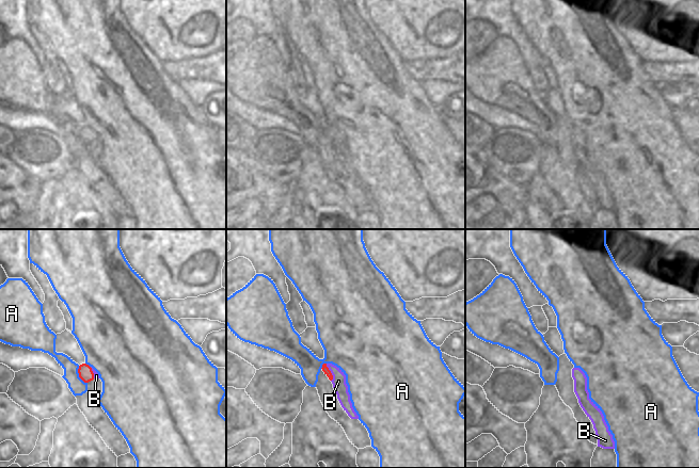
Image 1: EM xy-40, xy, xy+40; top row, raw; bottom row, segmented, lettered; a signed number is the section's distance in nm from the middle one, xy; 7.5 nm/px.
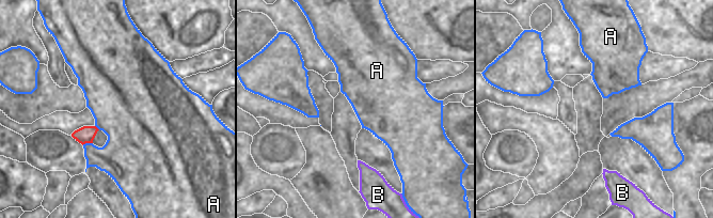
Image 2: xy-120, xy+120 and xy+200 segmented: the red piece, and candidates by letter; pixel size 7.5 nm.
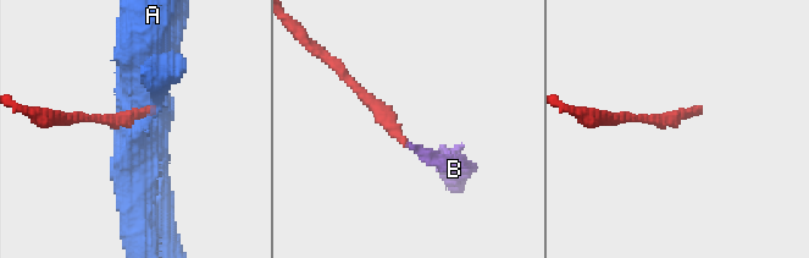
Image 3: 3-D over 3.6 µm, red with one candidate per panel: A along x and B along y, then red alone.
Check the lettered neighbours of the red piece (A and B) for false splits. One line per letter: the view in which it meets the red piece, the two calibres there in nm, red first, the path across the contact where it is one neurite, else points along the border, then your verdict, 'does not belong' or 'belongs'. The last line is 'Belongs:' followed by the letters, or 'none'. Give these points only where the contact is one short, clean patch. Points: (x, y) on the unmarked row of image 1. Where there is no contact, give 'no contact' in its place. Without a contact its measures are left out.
A: meets red in xy-40; 110 nm thick on the red side, 120 nm on the other; border along xy-40 (78, 127), (78, 136), (86, 144); does not belong
B: meets red in xy; 50 nm thick on the red side, 100 nm on the other; border along xy (326, 125), (332, 136), (331, 142); does not belong
Belongs: none

